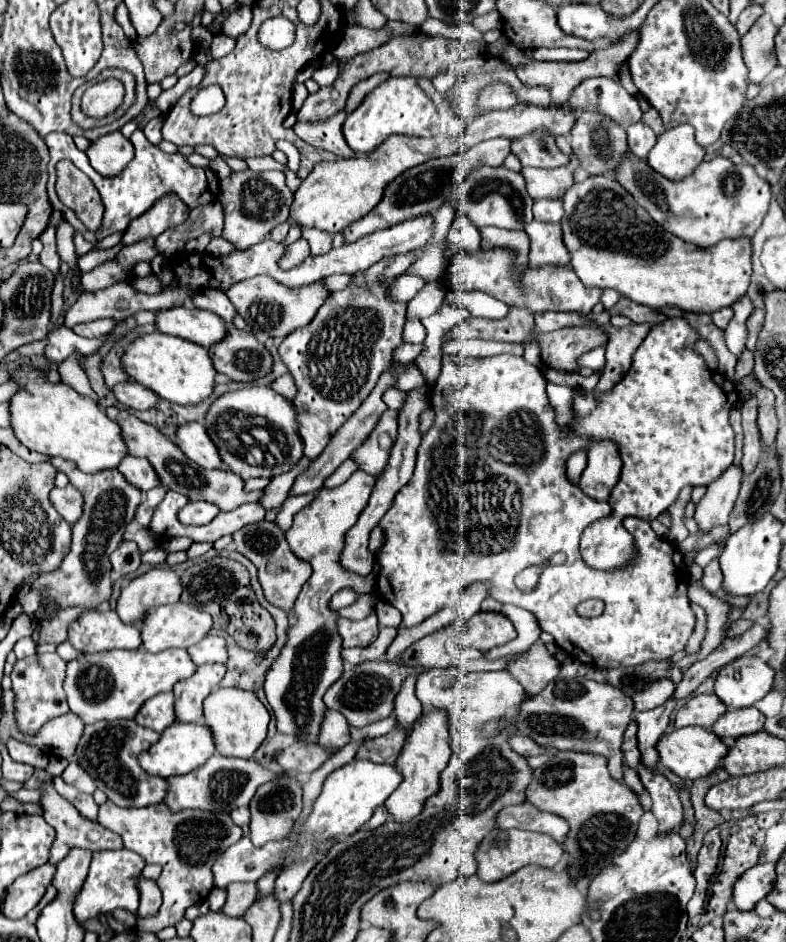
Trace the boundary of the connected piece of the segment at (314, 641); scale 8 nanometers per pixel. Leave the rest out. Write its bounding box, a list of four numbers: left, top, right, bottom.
[264,471,376,733]

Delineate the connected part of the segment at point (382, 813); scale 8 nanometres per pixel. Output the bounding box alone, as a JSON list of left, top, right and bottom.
[360,807,386,831]

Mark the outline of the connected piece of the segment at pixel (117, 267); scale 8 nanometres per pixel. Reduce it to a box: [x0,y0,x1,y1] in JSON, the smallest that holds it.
[80,239,158,291]

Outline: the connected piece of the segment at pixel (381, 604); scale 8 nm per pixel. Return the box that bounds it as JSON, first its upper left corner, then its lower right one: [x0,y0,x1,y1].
[376,601,402,627]

